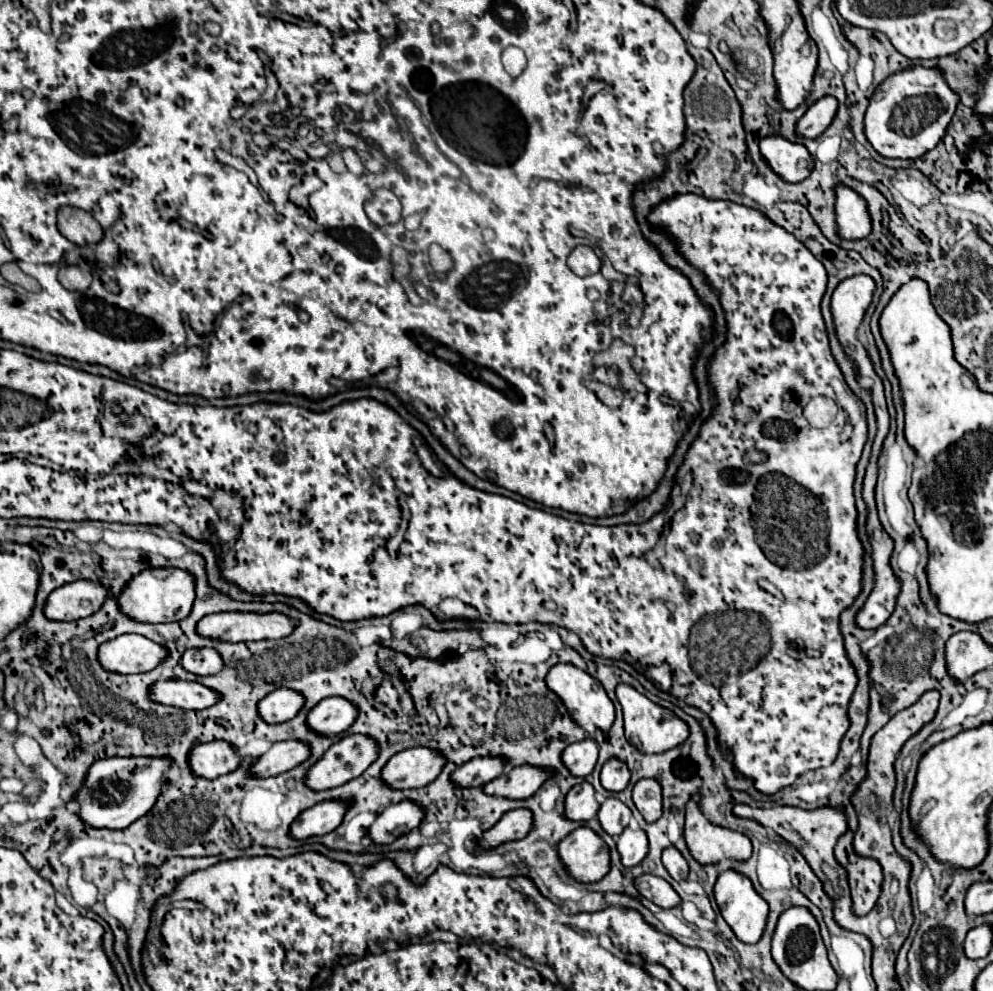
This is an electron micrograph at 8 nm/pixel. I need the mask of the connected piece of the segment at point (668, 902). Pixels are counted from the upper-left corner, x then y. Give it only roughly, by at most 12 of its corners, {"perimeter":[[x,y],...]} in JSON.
{"perimeter":[[639,875],[635,887],[641,897],[663,909],[681,899],[661,877]]}

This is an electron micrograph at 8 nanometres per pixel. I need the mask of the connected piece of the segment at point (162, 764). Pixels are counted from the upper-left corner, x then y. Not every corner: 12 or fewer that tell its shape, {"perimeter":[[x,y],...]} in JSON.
{"perimeter":[[169,759],[93,763],[79,819],[125,829],[155,805]]}

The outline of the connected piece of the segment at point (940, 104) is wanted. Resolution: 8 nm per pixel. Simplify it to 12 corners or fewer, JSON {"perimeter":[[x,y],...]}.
{"perimeter":[[939,69],[875,89],[865,137],[887,159],[919,159],[957,103]]}

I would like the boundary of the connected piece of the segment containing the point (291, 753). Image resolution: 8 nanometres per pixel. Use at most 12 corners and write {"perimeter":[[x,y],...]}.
{"perimeter":[[297,741],[273,743],[251,763],[263,779],[281,775],[309,757]]}

